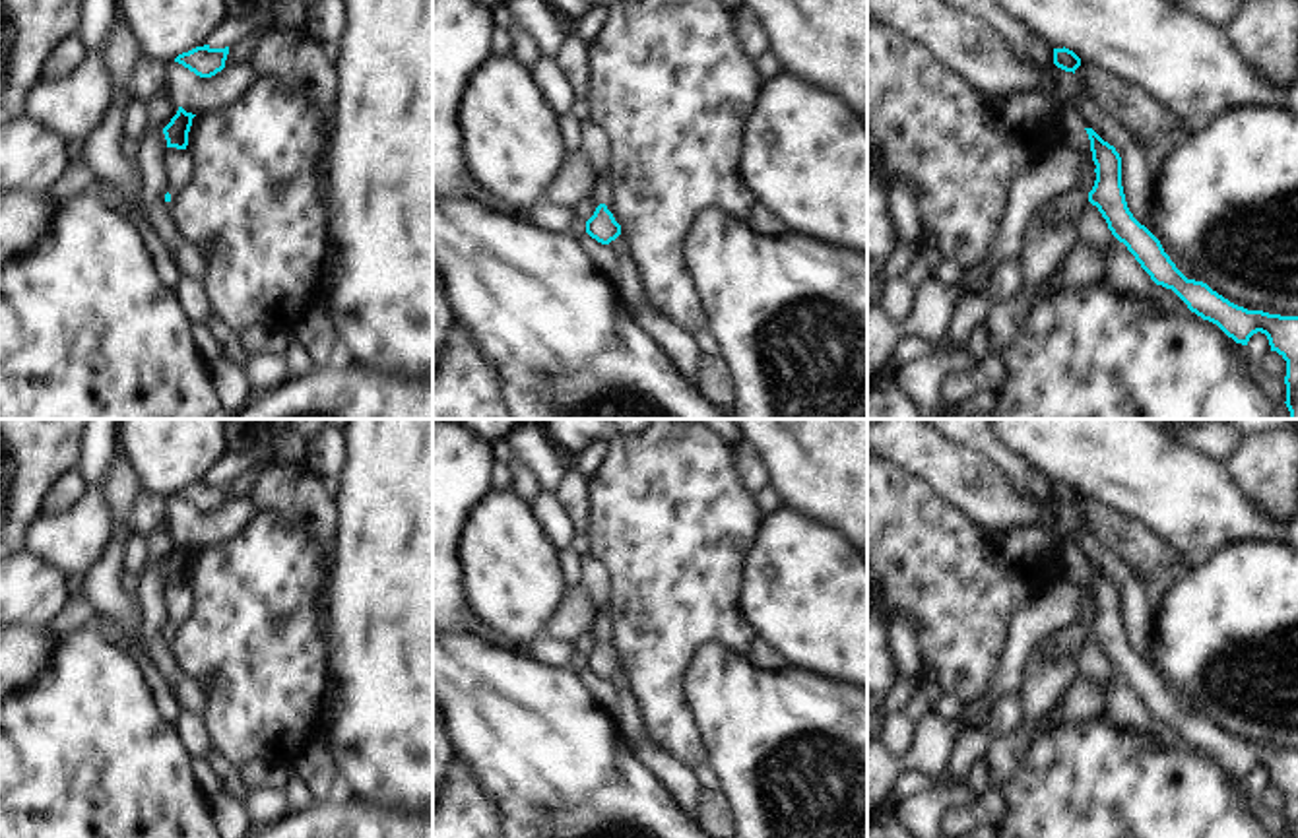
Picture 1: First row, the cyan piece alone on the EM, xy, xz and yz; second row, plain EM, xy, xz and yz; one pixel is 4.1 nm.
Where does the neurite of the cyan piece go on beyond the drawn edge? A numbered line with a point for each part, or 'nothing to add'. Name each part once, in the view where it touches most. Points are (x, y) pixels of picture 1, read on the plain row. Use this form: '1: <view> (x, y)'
1: xz (602, 627).

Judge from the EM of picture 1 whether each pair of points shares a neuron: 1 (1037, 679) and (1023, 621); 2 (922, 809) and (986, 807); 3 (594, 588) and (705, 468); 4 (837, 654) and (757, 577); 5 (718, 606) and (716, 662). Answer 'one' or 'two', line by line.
1: two
2: one
3: two
4: one
5: two

